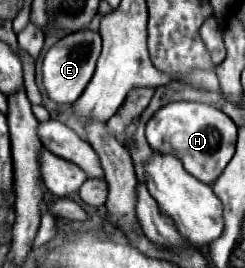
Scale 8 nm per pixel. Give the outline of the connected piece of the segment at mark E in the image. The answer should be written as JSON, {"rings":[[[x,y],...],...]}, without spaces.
{"rings":[[[80,30],[58,40],[46,52],[44,64],[42,64],[42,84],[44,84],[46,96],[58,104],[72,104],[76,98],[80,98],[80,94],[84,92],[84,88],[88,86],[94,74],[98,56],[100,56],[100,34],[98,32]]]}

